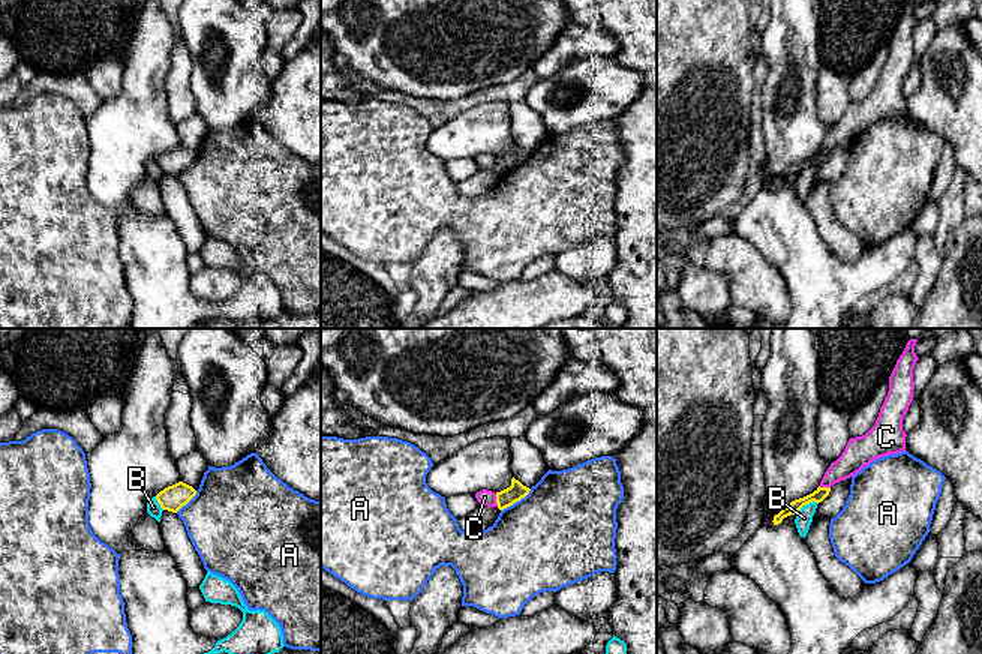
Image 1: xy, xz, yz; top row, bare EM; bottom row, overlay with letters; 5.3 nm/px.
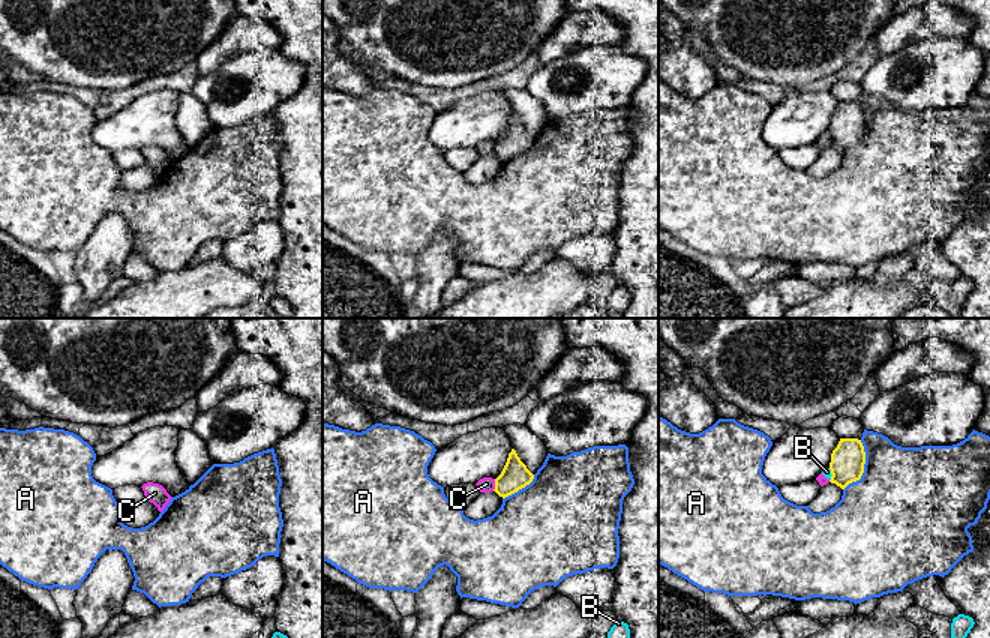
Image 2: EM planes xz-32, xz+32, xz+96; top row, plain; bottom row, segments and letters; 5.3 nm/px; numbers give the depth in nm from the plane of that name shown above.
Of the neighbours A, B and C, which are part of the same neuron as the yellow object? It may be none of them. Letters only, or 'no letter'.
no letter

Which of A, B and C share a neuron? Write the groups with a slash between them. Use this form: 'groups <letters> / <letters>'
groups A / B C

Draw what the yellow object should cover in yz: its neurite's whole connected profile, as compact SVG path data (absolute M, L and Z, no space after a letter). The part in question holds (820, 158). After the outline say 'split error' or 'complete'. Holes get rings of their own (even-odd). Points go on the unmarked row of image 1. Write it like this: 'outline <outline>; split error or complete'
outline M817 152L813 158L795 164L792 165L787 171L784 171L778 178L774 180L774 189L778 189L783 186L784 182L795 178L796 176L799 176L804 170L810 168L810 166L822 166L831 156L831 152Z; complete

